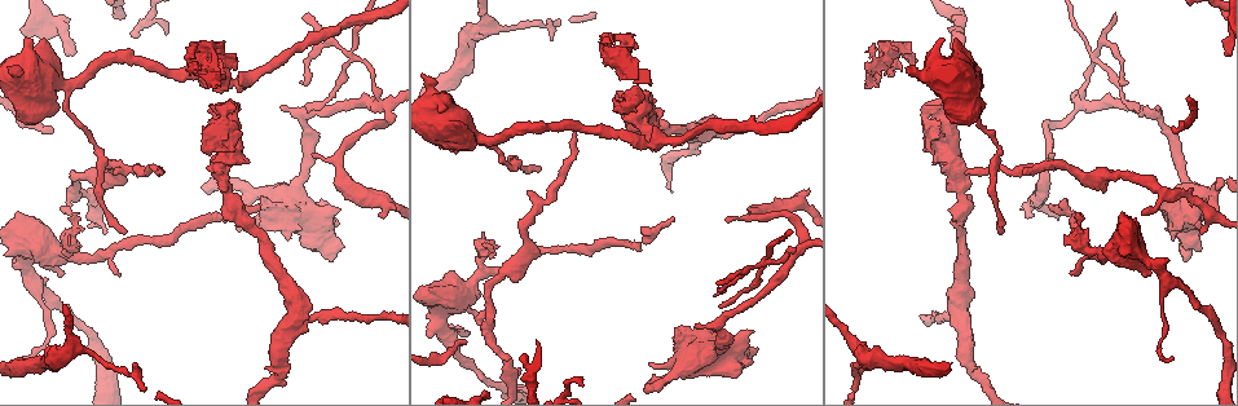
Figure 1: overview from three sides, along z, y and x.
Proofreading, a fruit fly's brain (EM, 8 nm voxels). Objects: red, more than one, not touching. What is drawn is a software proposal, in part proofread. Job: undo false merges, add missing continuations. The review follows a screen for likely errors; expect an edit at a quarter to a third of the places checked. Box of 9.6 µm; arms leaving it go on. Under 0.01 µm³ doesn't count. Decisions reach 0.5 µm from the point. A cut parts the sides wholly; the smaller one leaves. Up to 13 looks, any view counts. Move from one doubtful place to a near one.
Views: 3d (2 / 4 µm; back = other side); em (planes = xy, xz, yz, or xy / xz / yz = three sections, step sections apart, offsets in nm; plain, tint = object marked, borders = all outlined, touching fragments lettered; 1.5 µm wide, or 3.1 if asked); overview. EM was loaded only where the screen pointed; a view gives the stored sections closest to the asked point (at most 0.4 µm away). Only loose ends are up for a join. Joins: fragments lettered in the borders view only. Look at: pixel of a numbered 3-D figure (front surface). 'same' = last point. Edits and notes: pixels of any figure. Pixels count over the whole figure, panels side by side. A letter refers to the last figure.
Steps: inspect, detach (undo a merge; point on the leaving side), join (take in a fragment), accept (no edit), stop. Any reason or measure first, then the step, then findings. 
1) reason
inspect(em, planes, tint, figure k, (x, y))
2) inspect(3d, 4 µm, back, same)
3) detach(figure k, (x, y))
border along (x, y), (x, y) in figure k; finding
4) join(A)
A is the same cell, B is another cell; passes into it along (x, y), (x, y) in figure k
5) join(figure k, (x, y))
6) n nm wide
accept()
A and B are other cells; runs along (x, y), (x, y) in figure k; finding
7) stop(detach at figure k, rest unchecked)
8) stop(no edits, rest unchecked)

free end
inspect(em, planes, plain, figure 1, (713, 295))

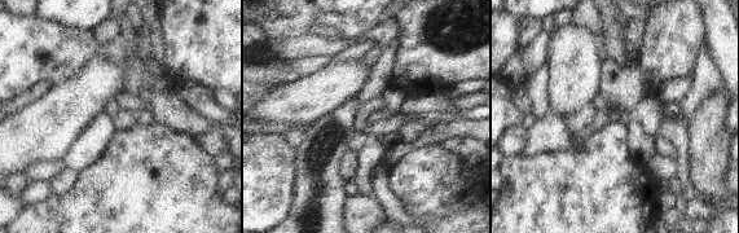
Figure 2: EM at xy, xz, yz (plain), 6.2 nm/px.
what lies round it
inspect(em, planes, borders, same)

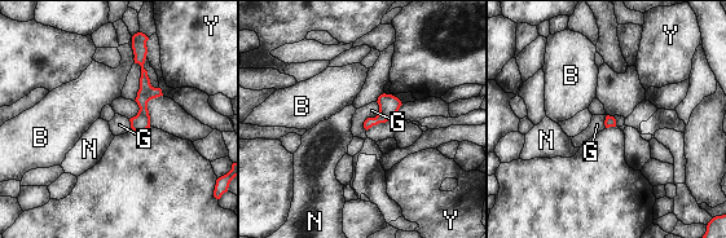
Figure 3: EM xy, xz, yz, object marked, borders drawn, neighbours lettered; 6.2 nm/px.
accept()
B, G, N and Y are other cells; runs along (137, 52), (144, 71), (141, 128) in figure 3; none of them fits

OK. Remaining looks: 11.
sharp bend
inspect(3d, 2 µm, figure 1, (1078, 108))

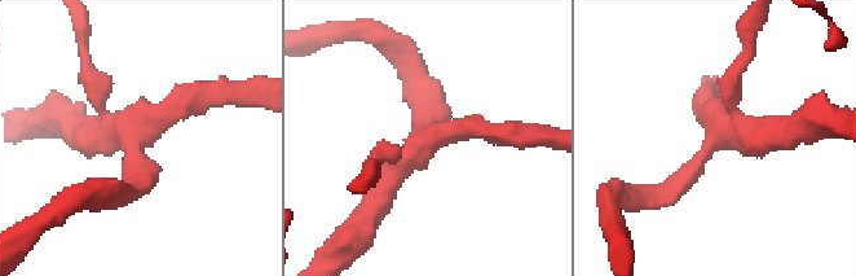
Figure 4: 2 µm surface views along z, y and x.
need the tissue
inspect(em, yz, step 4, tint, figure 4, (126, 136))

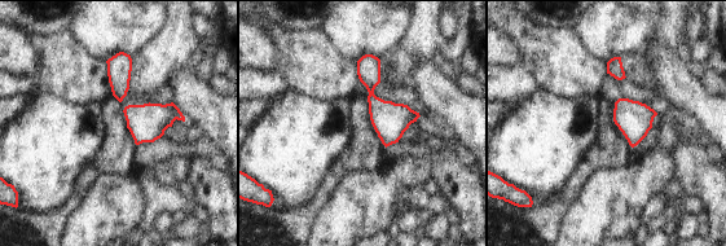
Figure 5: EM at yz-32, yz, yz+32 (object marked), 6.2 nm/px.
inspect(em, yz, step 4, borders, same)

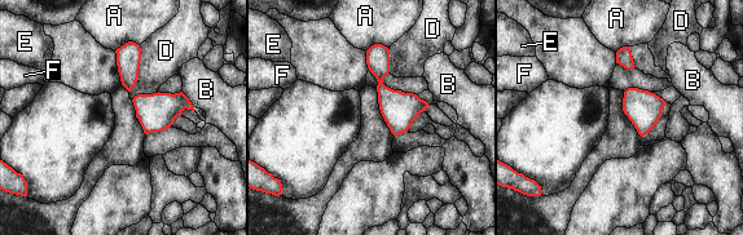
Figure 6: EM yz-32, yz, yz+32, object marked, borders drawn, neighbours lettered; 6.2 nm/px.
accept()
A, B, D, E and F are other cells; one neuron here

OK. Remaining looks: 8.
calibre changes
inspect(3d, 4 µm, figure 1, (384, 200))

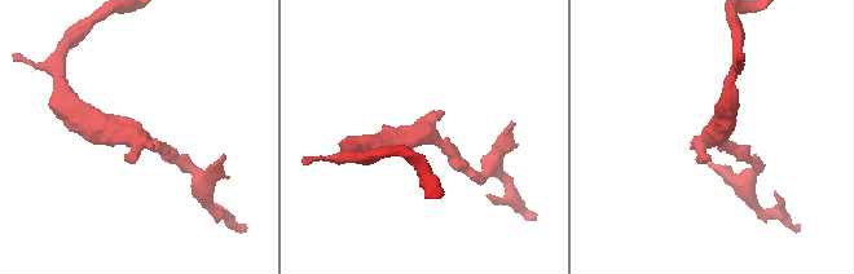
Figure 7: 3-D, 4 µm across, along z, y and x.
inspect(em, yz, step 8, borders, figure 7, (139, 134))

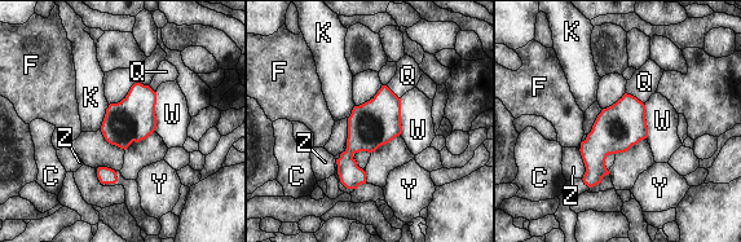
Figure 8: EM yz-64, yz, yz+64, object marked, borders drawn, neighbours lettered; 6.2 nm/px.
cut it another way
inspect(em, xy, step 4, borders, same)

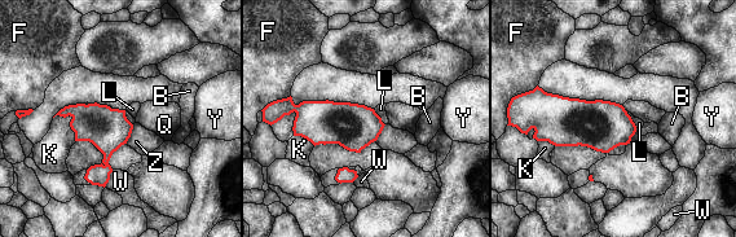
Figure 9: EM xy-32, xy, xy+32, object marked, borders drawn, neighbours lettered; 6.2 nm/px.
260 nm wide
accept()
B, F, K, L, Q, W, Y and Z are other cells; border along (625, 110), (637, 127) in figure 9; all the same neuron

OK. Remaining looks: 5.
an open end
inspect(3d, 4 µm, figure 1, (70, 215))

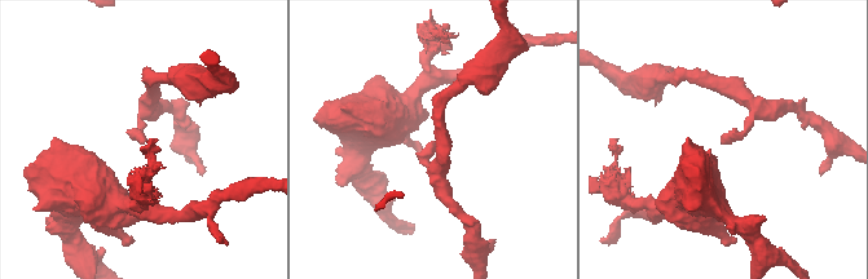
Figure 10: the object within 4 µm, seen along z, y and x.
need the tissue
inspect(em, planes, borders, figure 10, (141, 141))

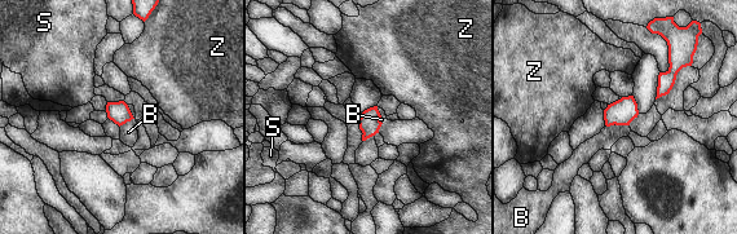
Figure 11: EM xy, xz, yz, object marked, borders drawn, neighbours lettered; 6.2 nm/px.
accept()
B, S and Z are other cells; border along (629, 124), (610, 124), (607, 127) in figure 11; no lettered fragment goes on from it

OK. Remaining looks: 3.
tapers out
inspect(3d, 4 µm, figure 1, (465, 341))

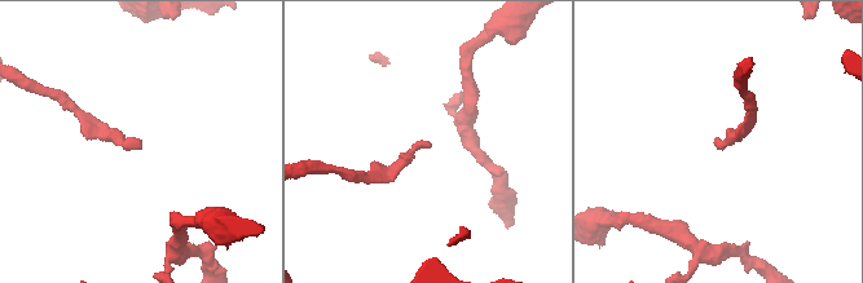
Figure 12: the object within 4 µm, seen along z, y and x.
inspect(em, yz, step 4, tint, figure 12, (714, 143))

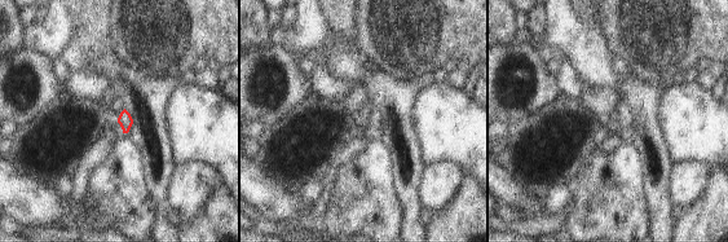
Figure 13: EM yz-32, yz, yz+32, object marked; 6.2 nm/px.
inspect(em, xy, step 4, borders, same)

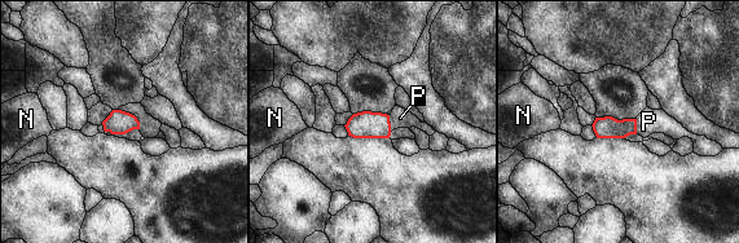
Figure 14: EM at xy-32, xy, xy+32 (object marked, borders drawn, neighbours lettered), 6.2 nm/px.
140 nm wide
join(figure 14, (400, 118))
P is the same cell, N is another cell; passes into it along (366, 124), (390, 123), (400, 118) in figure 14; the neuron continues

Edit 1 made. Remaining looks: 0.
stop(join at figure 14, rest unchecked)

